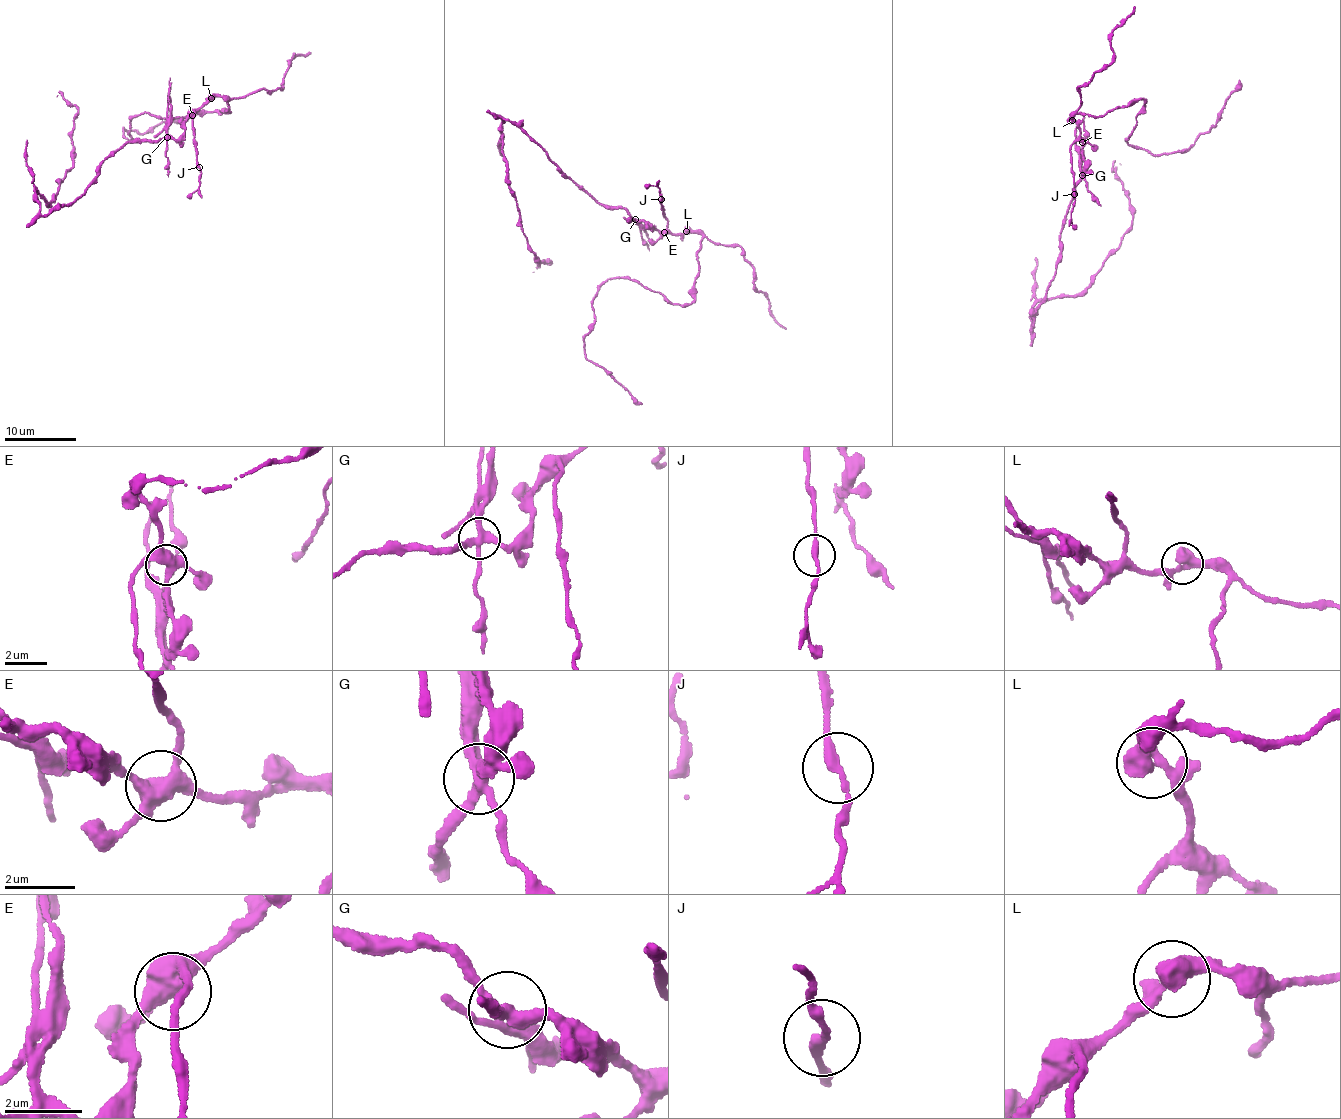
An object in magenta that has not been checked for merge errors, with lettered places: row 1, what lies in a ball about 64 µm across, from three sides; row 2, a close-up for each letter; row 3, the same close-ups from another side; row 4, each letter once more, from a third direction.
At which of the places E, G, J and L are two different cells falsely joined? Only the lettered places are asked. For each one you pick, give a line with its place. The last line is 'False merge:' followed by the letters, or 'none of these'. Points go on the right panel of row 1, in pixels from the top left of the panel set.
G: at (1082, 175)
False merge: G

